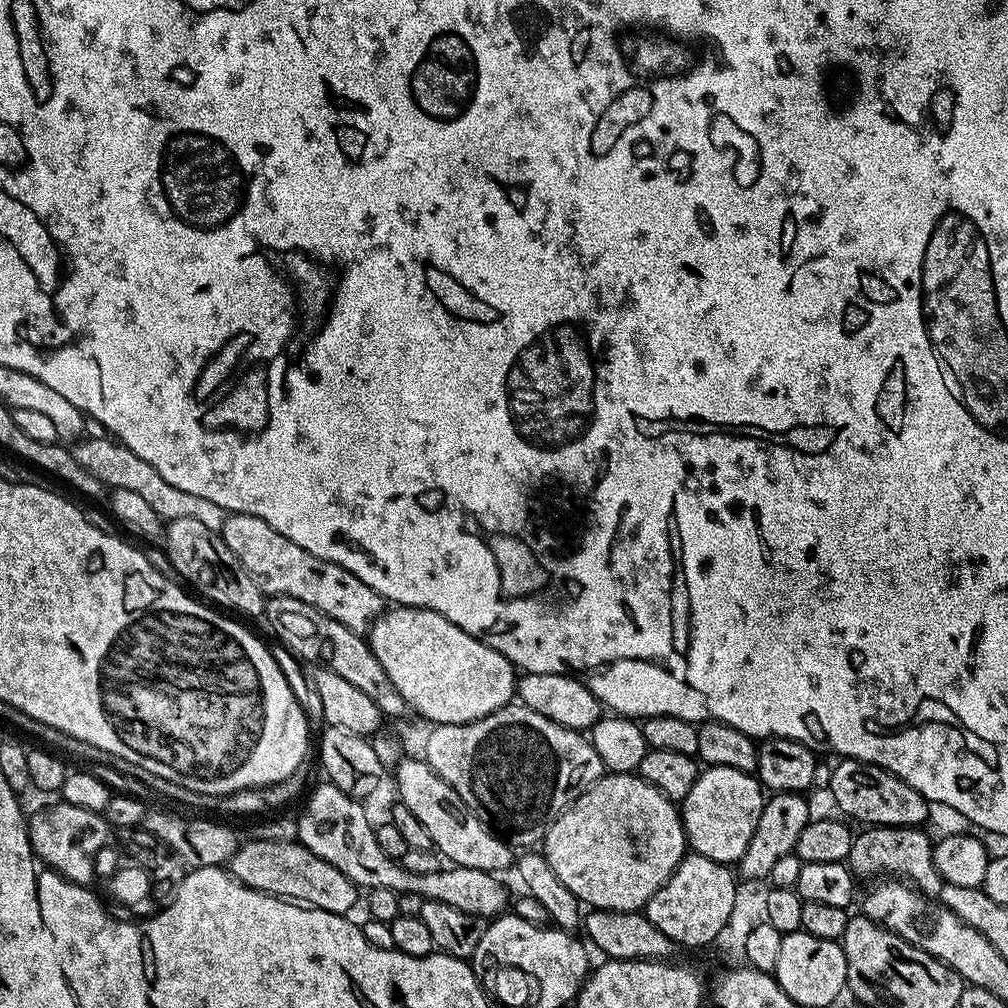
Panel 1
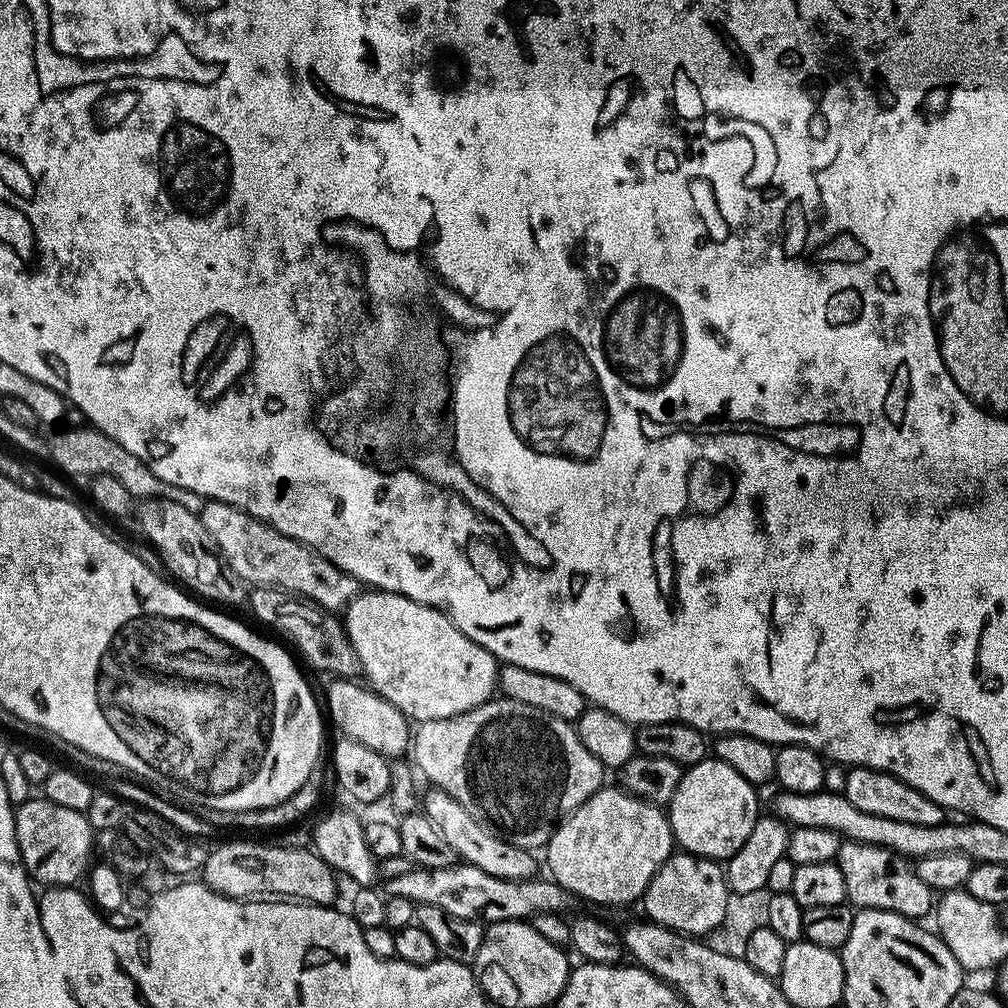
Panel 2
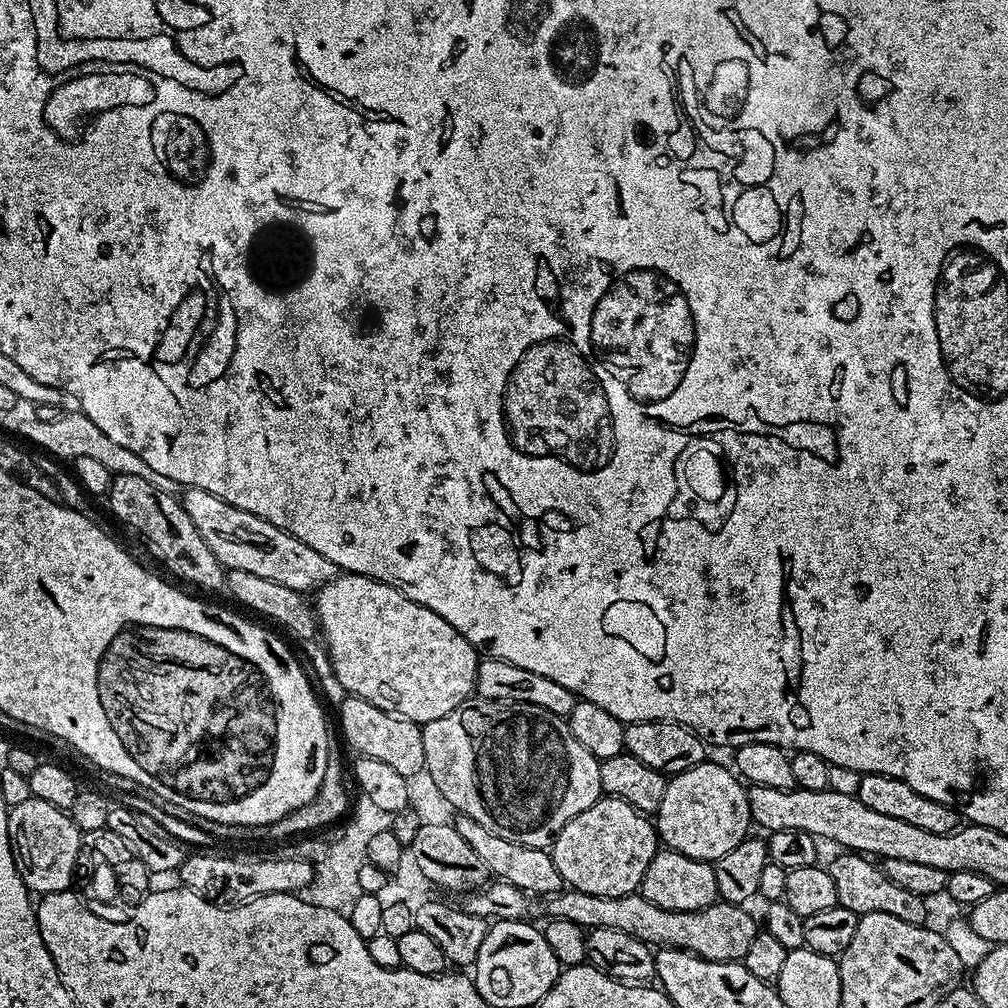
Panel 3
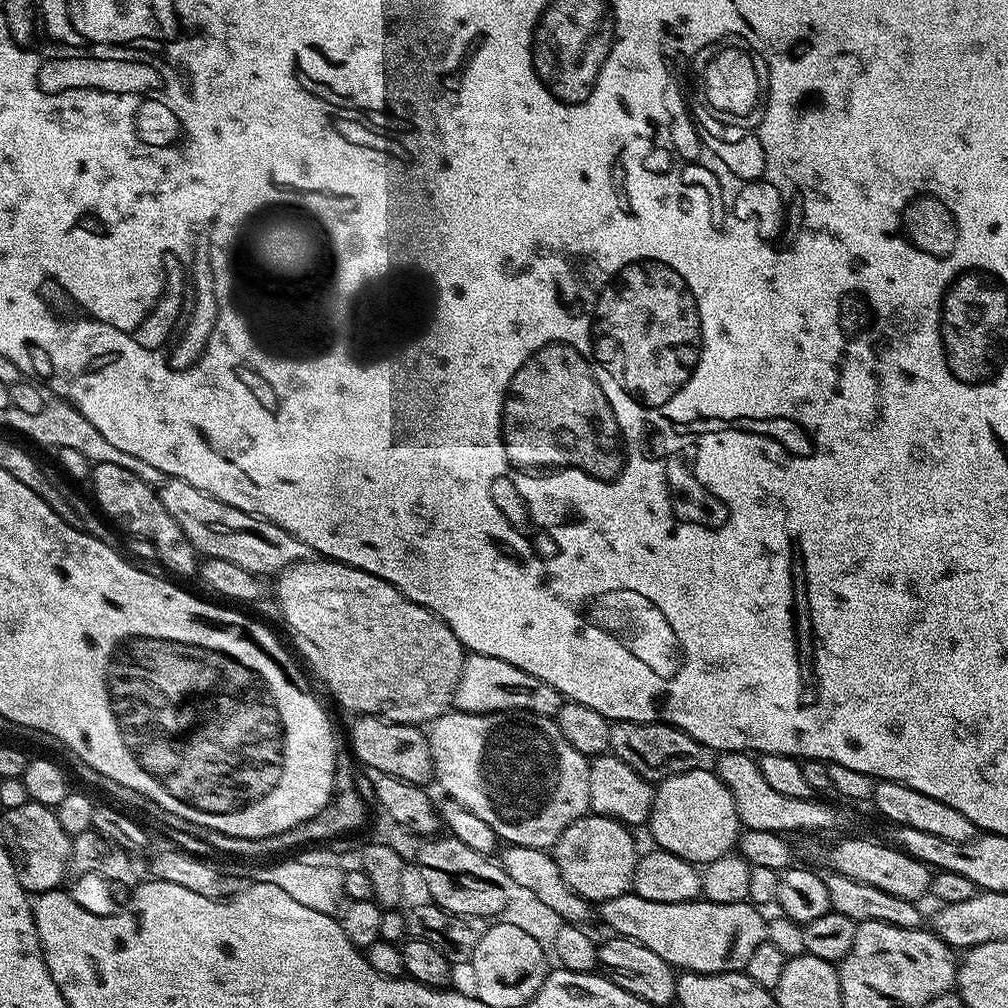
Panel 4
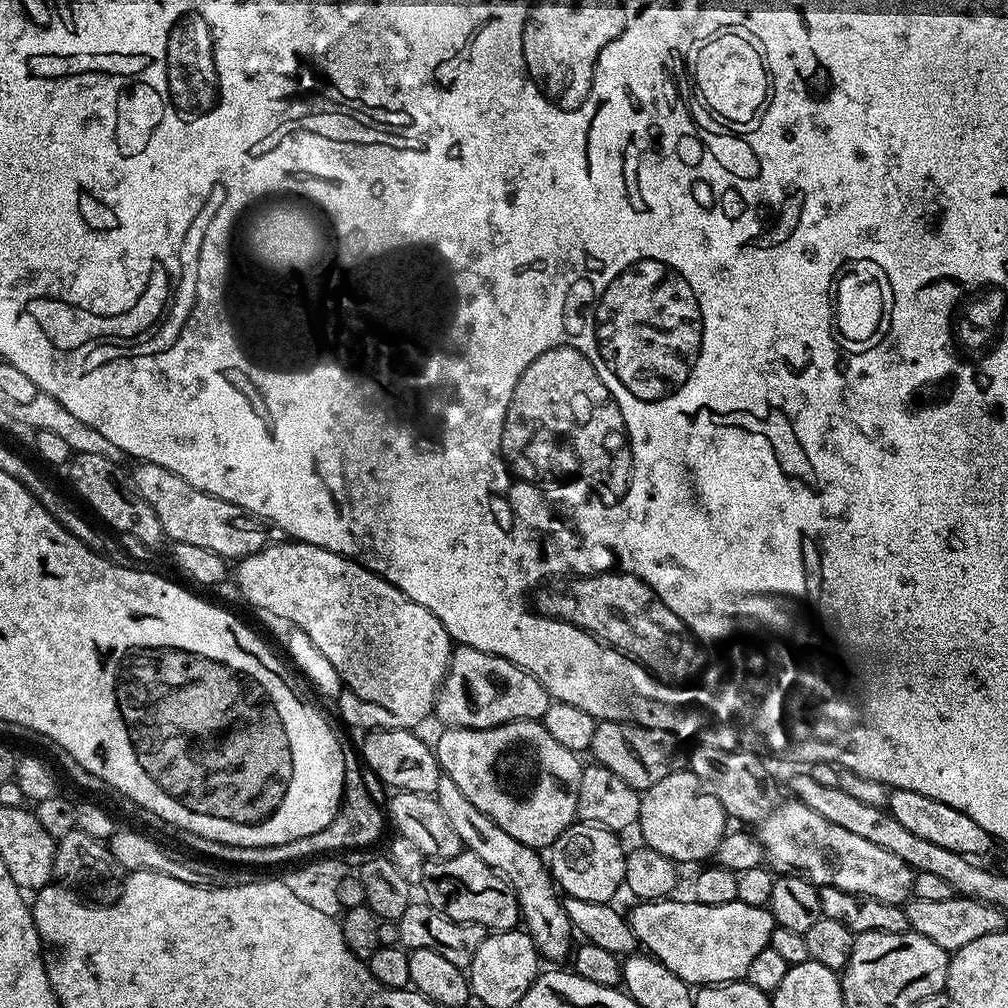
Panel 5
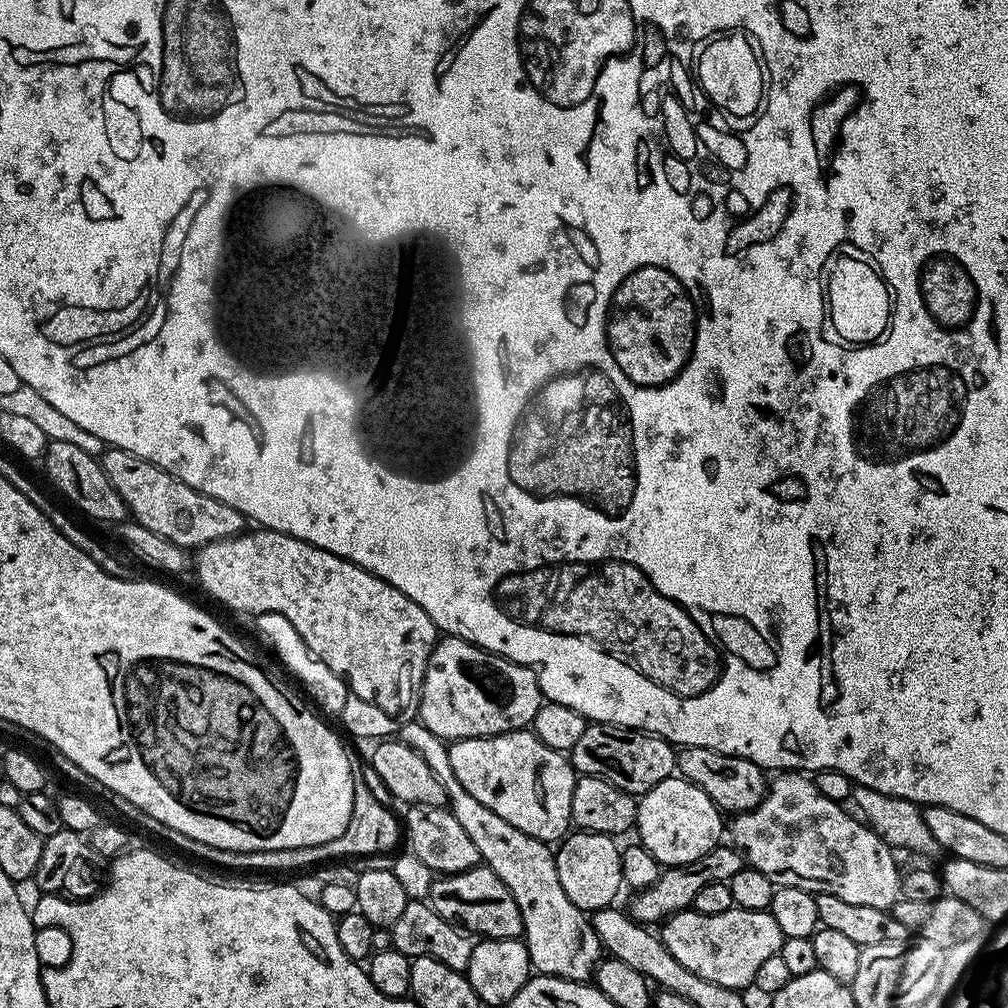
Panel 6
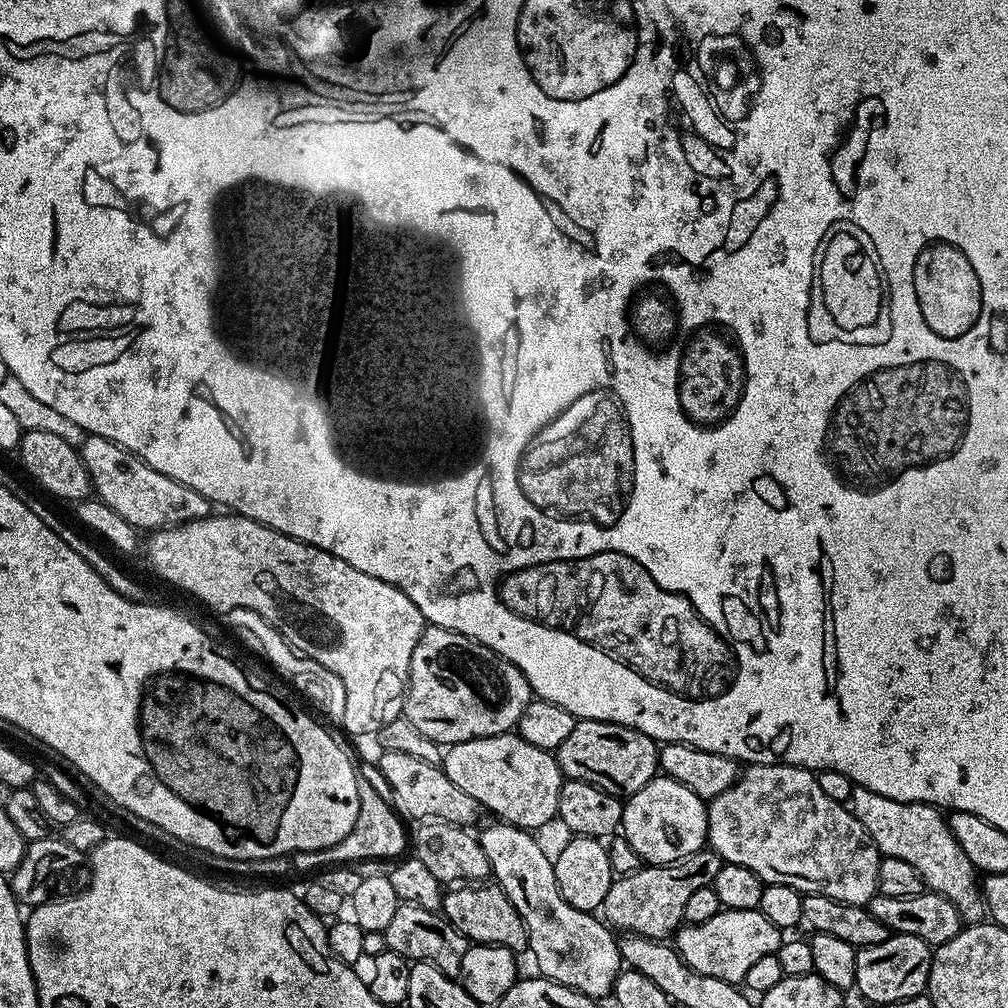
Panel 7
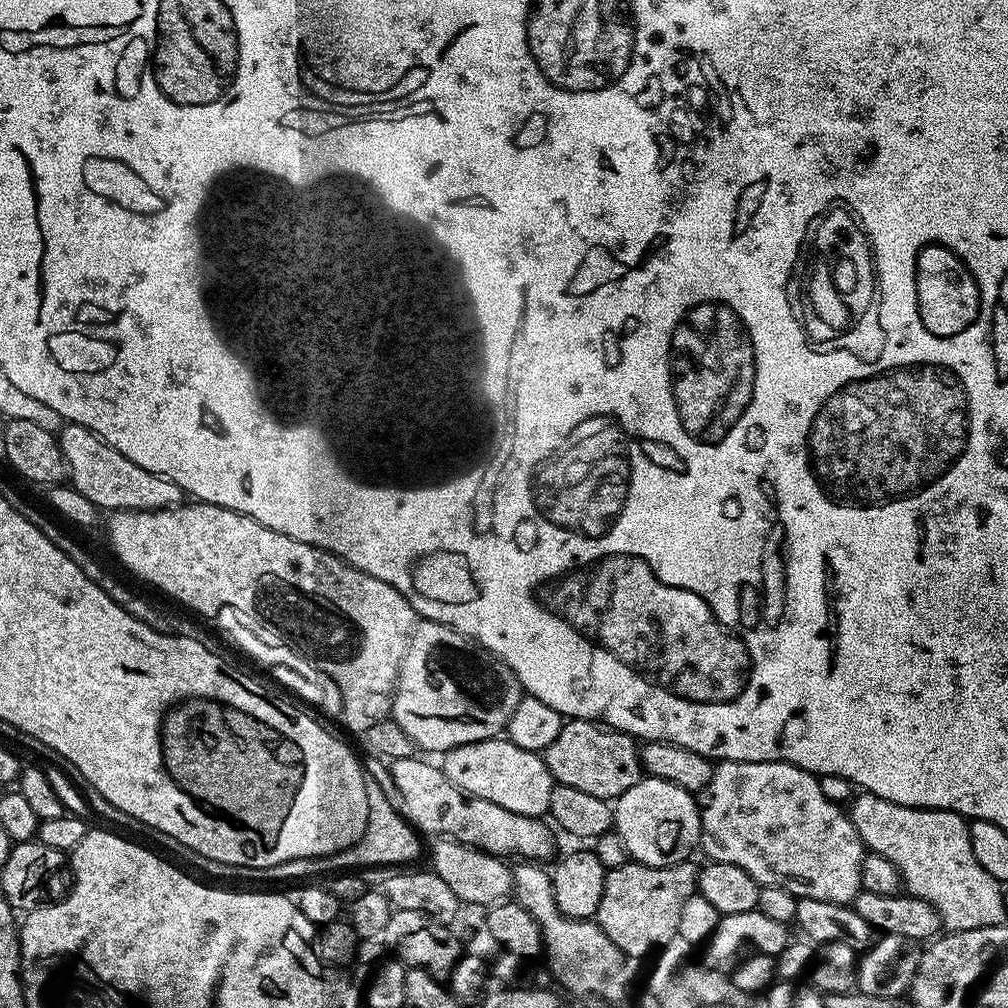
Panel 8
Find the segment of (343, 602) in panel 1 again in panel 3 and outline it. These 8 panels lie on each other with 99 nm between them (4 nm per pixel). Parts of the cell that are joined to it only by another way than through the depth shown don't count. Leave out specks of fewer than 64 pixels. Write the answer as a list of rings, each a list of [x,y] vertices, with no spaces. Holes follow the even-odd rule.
[[[185,487],[182,503],[186,514],[190,514],[190,522],[198,526],[198,534],[202,534],[206,546],[210,546],[214,558],[218,558],[225,569],[247,570],[250,574],[258,574],[258,578],[270,578],[270,582],[279,582],[281,586],[290,586],[290,590],[305,594],[319,590],[338,575],[336,564],[330,562],[330,558],[322,558],[322,554],[306,546],[306,542],[266,522],[266,518],[230,506],[206,490]]]

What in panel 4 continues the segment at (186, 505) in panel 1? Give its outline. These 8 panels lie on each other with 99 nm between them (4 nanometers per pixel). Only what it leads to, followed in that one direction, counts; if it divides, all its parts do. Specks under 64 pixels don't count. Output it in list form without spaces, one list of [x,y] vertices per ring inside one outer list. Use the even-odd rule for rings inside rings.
[[[52,398],[45,403],[42,410],[37,413],[20,410],[16,407],[9,407],[2,413],[2,419],[9,424],[16,432],[21,432],[24,436],[29,436],[32,440],[37,440],[40,444],[45,444],[48,448],[59,450],[69,448],[78,450],[81,454],[86,454],[86,458],[93,464],[102,462],[114,462],[114,466],[122,466],[122,470],[130,470],[130,474],[138,474],[142,482],[159,486],[164,483],[166,477],[162,470],[157,470],[155,466],[150,466],[150,462],[142,462],[142,458],[134,458],[134,454],[126,454],[126,450],[118,450],[118,446],[113,446],[107,438],[102,438],[102,430],[90,422],[80,411],[69,404],[67,400]]]

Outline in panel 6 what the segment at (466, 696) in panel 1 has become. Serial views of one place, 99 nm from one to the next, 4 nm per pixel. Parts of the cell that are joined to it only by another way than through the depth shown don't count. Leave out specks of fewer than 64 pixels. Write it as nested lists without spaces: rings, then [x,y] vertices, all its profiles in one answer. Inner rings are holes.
[[[245,530],[239,536],[203,544],[198,549],[194,556],[194,572],[196,568],[201,586],[218,603],[236,612],[273,612],[286,617],[312,655],[326,662],[326,666],[347,684],[350,695],[344,703],[342,719],[349,734],[372,741],[395,737],[400,728],[417,715],[414,702],[420,699],[428,659],[438,639],[436,623],[422,606],[364,568],[305,540],[281,532],[255,531]]]

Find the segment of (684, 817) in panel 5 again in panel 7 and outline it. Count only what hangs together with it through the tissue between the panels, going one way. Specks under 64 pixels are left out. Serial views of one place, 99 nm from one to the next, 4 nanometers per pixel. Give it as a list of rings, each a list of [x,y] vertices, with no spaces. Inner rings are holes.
[[[660,774],[642,790],[623,801],[622,834],[649,865],[672,864],[701,851],[708,839],[708,810],[705,801],[677,780]]]

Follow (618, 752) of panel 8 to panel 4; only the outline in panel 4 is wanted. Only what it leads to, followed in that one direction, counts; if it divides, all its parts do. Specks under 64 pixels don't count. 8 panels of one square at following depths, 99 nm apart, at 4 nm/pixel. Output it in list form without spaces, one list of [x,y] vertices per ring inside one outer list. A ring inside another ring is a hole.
[[[617,720],[610,727],[608,746],[611,755],[622,758],[626,766],[638,770],[642,778],[653,782],[668,780],[678,774],[686,774],[705,763],[704,745],[672,724],[639,724],[633,720]]]

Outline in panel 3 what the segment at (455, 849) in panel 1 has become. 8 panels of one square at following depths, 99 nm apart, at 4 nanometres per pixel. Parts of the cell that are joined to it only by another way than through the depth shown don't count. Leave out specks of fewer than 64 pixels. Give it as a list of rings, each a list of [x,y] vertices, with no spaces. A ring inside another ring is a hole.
[[[460,814],[455,817],[454,827],[466,842],[470,842],[470,847],[478,858],[488,867],[489,873],[497,881],[513,884],[525,894],[531,894],[533,897],[541,896],[547,898],[553,896],[555,892],[561,891],[565,887],[565,882],[558,874],[558,866],[554,866],[551,851],[535,848],[534,846],[522,846],[518,842],[506,842],[506,838],[498,838],[486,826],[478,826],[474,818]]]

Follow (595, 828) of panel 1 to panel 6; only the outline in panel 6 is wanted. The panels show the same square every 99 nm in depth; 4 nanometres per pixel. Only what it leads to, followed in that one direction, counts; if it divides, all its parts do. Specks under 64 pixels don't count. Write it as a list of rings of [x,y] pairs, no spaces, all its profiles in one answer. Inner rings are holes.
[[[576,830],[565,835],[559,841],[560,849],[558,847],[555,849],[558,882],[562,882],[562,890],[566,890],[566,898],[570,898],[570,902],[574,902],[574,906],[581,908],[585,914],[597,912],[600,908],[613,907],[617,903],[616,895],[619,894],[620,888],[622,889],[622,881],[620,879],[620,848],[616,843],[613,837],[603,836],[601,832]]]

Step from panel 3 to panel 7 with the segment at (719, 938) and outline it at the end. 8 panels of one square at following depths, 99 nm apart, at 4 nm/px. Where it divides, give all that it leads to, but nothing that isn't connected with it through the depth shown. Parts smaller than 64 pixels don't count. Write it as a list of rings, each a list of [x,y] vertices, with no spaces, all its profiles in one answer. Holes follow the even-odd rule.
[[[724,908],[706,922],[681,927],[674,936],[676,951],[698,974],[710,974],[714,978],[722,978],[722,982],[734,985],[744,981],[754,962],[776,955],[781,943],[781,929],[776,928],[774,922],[770,922],[770,918],[766,918],[754,908]]]

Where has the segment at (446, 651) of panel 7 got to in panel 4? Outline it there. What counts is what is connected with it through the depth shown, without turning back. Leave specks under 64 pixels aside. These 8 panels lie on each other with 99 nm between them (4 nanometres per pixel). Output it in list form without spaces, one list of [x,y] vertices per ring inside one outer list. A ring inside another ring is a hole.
[[[475,654],[465,655],[462,674],[458,678],[454,697],[455,707],[461,712],[470,714],[537,712],[539,716],[554,718],[565,703],[565,697],[560,695],[557,688],[550,686],[550,682],[542,682],[538,678],[534,678],[534,674],[526,674],[526,670],[522,670],[502,658]]]

